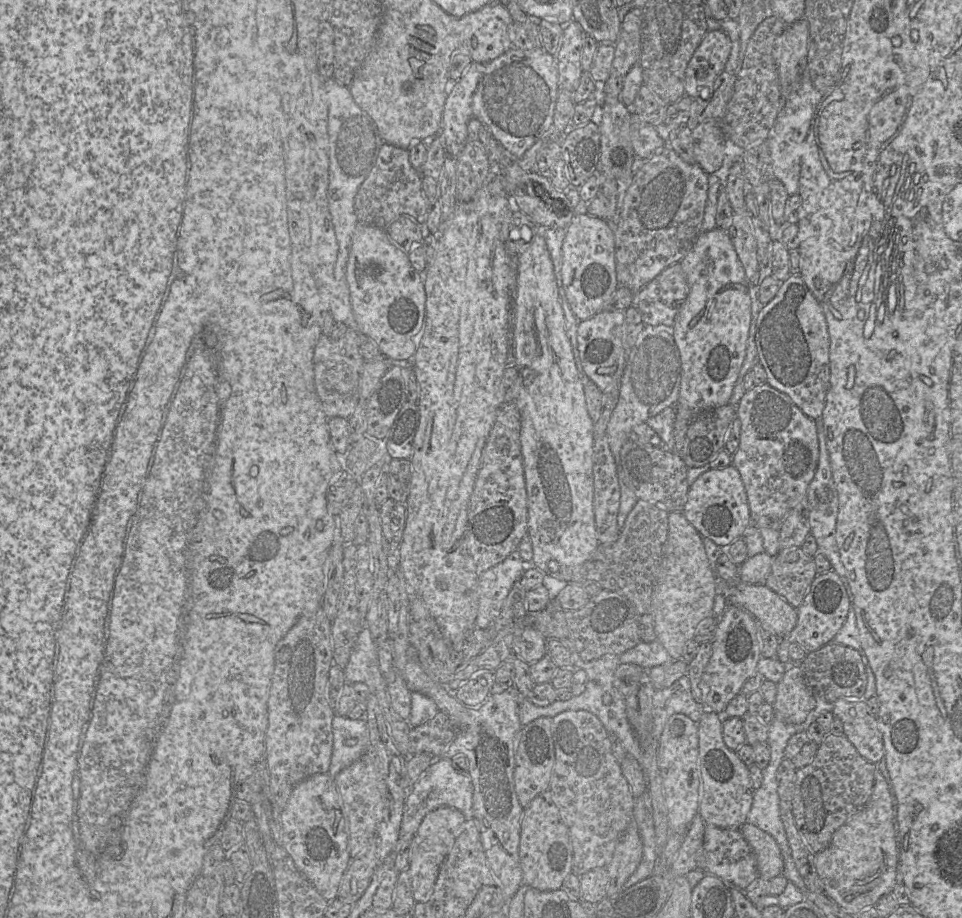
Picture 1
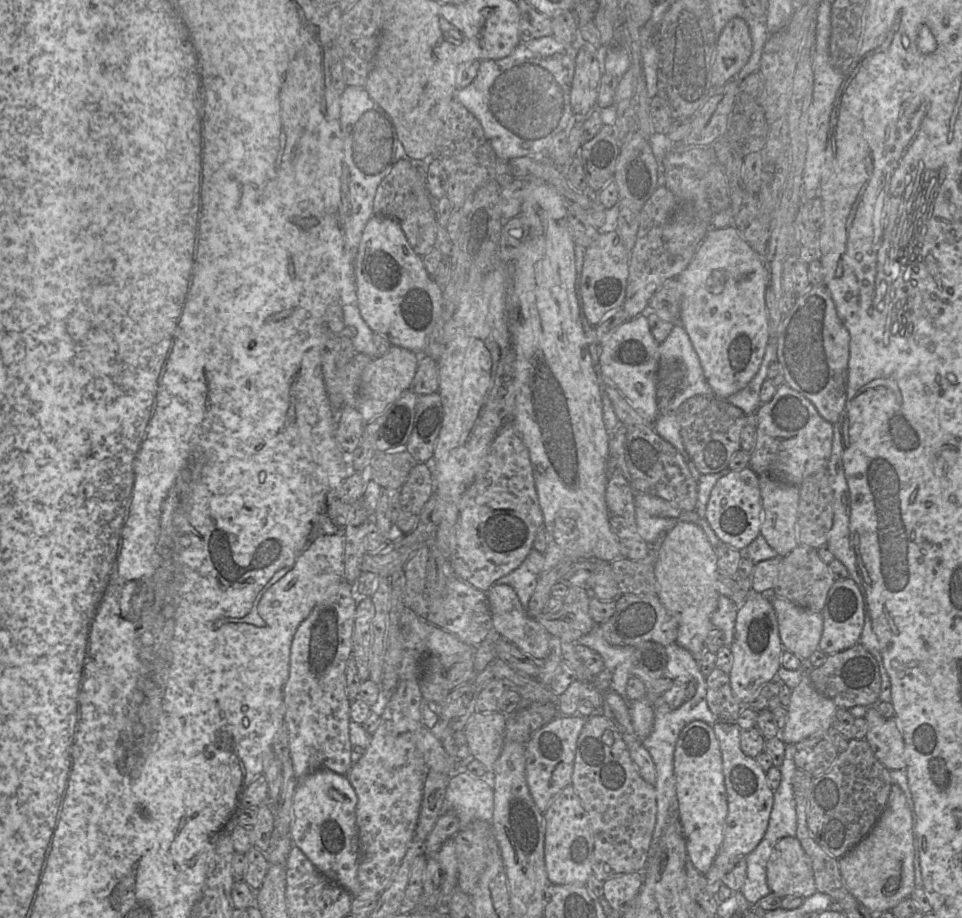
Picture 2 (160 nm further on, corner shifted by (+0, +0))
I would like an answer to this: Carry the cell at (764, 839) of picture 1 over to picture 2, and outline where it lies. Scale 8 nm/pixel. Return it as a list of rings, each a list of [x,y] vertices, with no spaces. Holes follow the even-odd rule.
[[[785,837],[774,846],[767,862],[767,884],[779,898],[808,898],[817,892],[811,863],[797,838]]]

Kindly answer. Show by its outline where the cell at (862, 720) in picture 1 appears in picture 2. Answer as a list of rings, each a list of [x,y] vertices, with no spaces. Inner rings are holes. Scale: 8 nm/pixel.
[[[876,706],[867,707],[864,718],[867,723],[865,740],[876,758],[888,770],[905,770],[905,744],[895,720],[883,717]]]

